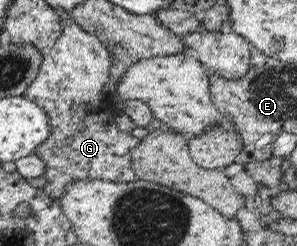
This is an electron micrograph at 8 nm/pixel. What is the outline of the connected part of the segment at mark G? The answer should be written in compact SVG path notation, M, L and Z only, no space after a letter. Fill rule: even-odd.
M72 18L65 21L63 32L58 41L42 54L42 63L36 75L35 81L28 85L23 94L28 100L39 105L48 119L50 133L40 145L33 151L32 155L36 161L44 164L44 185L42 190L46 195L59 201L66 193L67 185L72 182L88 177L90 179L110 180L116 183L135 182L138 180L131 162L131 149L135 148L142 139L132 136L128 132L122 132L116 124L116 117L122 114L115 98L104 94L104 86L110 81L110 66L115 58L112 50L94 34L82 30Z

